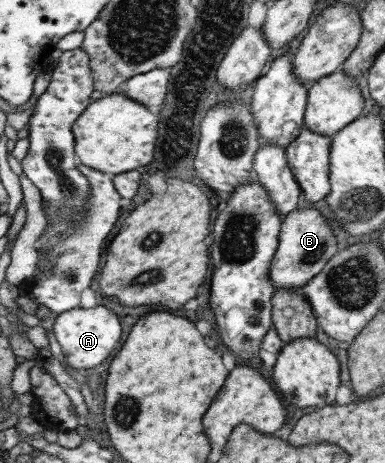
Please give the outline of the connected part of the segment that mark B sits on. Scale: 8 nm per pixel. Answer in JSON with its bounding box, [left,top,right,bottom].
[269,207,336,290]

